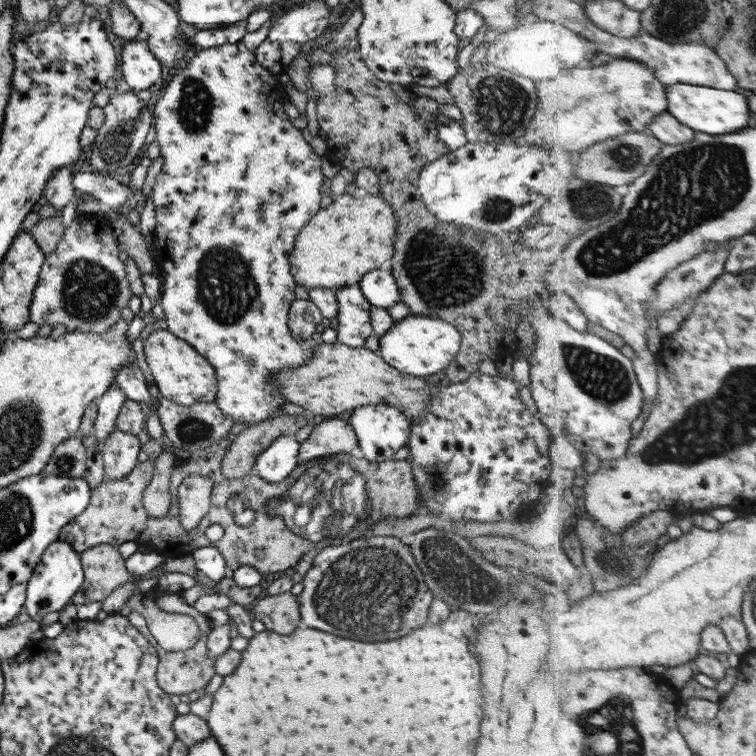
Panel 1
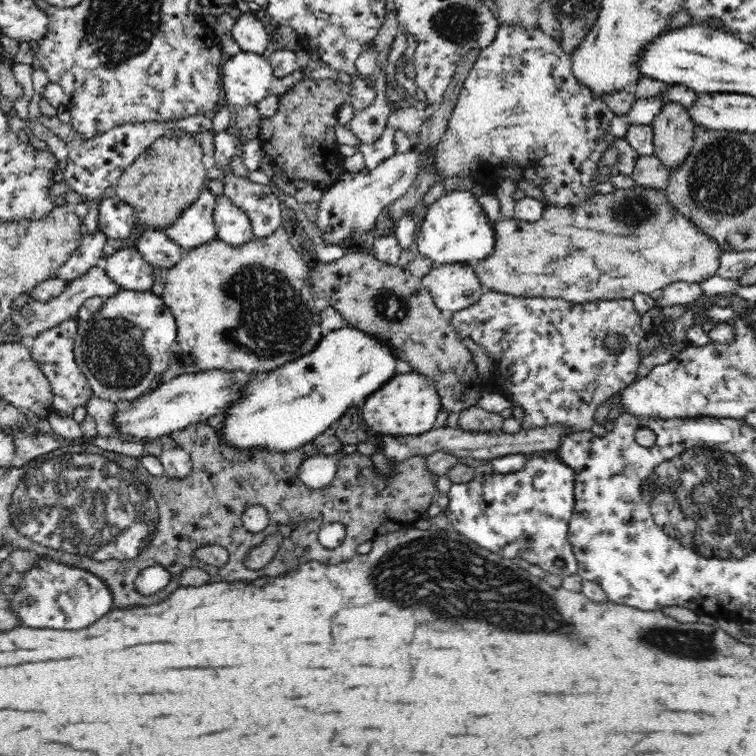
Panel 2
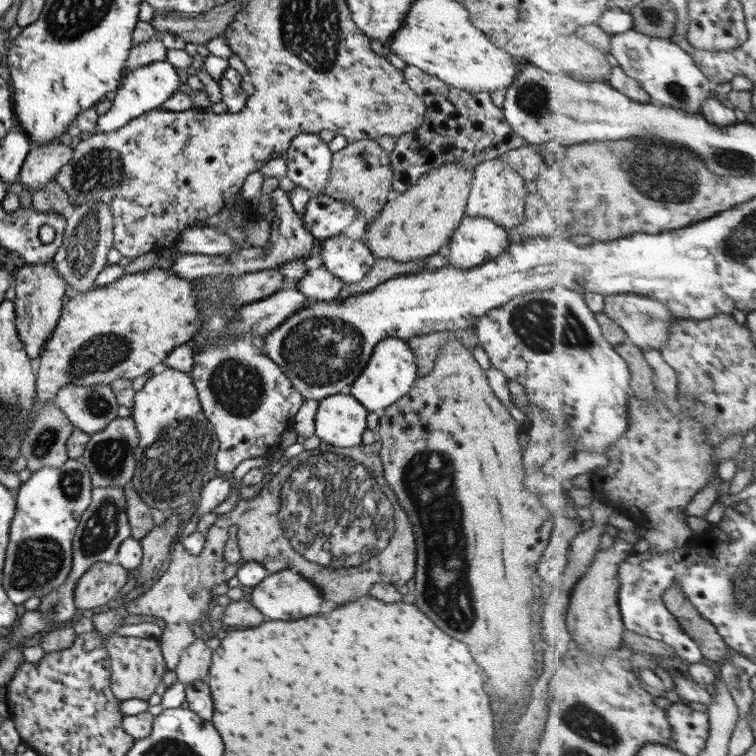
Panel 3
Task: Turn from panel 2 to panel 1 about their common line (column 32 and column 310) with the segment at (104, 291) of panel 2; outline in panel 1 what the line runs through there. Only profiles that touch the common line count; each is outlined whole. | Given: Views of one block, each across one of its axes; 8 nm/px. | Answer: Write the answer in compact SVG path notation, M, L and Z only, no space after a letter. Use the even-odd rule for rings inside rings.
M296 299L289 308L287 324L294 338L310 340L322 319L321 310L310 299Z

